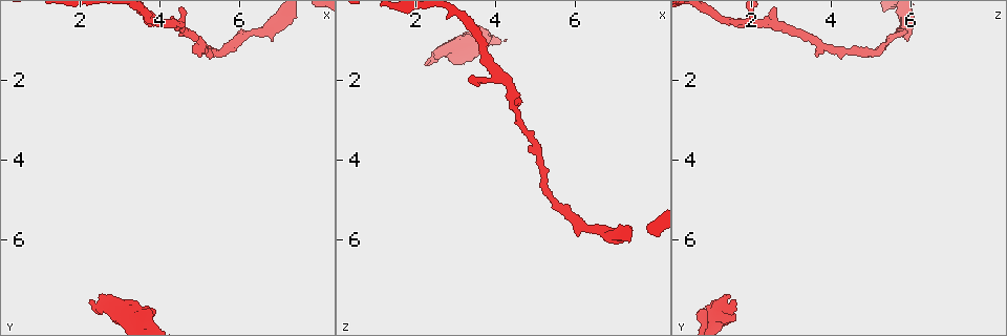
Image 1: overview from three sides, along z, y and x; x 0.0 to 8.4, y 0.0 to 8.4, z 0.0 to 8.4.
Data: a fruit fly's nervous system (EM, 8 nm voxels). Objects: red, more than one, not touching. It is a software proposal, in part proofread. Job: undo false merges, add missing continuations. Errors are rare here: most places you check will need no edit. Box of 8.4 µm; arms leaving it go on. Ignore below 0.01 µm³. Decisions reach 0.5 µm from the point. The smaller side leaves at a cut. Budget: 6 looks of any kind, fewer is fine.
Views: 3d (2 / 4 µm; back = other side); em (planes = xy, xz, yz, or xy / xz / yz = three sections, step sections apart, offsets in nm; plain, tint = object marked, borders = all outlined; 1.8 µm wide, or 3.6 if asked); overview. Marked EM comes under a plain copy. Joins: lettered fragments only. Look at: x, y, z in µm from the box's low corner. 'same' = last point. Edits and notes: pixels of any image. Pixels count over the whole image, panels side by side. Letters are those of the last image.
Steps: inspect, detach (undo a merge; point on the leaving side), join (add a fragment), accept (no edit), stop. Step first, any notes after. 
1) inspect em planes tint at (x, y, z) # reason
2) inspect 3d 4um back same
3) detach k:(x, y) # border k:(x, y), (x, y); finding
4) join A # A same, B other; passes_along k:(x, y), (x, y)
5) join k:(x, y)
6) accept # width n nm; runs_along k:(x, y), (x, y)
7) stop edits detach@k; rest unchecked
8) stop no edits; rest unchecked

inspect 3d 4um back at (2.25, 7.50, 1.65) # stops while still wide

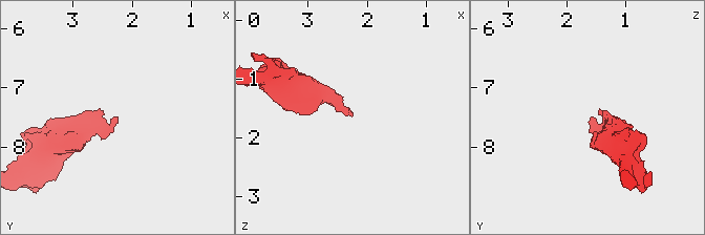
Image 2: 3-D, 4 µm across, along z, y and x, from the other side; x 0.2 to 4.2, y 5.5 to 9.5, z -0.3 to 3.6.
inspect em planes borders at (2.30, 7.50, 1.60)

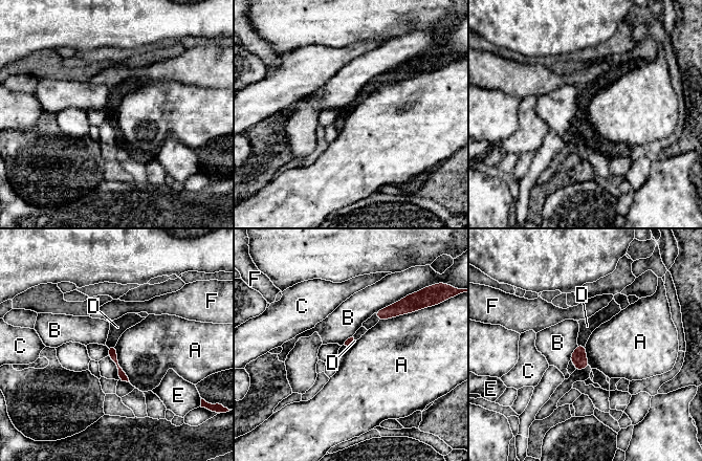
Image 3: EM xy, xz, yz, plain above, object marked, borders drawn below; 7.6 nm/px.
join 3:(587, 326) # A other, B other, C other, D same, E other, F other; it goes on there

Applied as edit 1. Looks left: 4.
inspect em 3.6um xy step 16 borders at (6.80, 0.70, 5.85) # sudden change in width

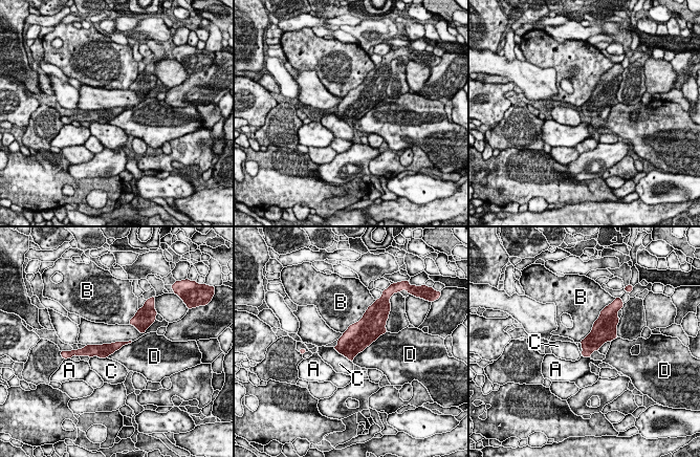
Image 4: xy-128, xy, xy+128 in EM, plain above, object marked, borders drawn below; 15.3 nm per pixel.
accept # A other, B other, C other, D other; border 4:(600, 311), (592, 329), (580, 342); continuous, no second neuron

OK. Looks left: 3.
inspect em planes borders at (4.20, 0.60, 1.95) # three arms meet

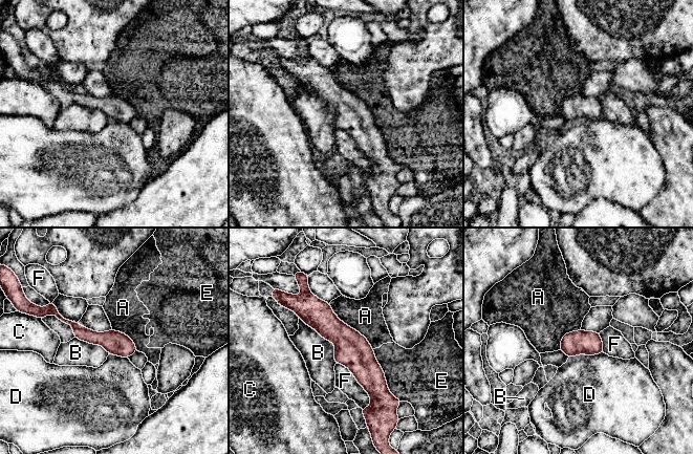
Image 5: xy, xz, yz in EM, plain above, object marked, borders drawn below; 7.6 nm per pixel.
accept # longest_contact A 480 nm; A other, B other, C other, D other, E other, F other; runs_along 5:(306, 297), (359, 357), (379, 398); one neuron here

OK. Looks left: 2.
stop edits join@3; rest unchecked

